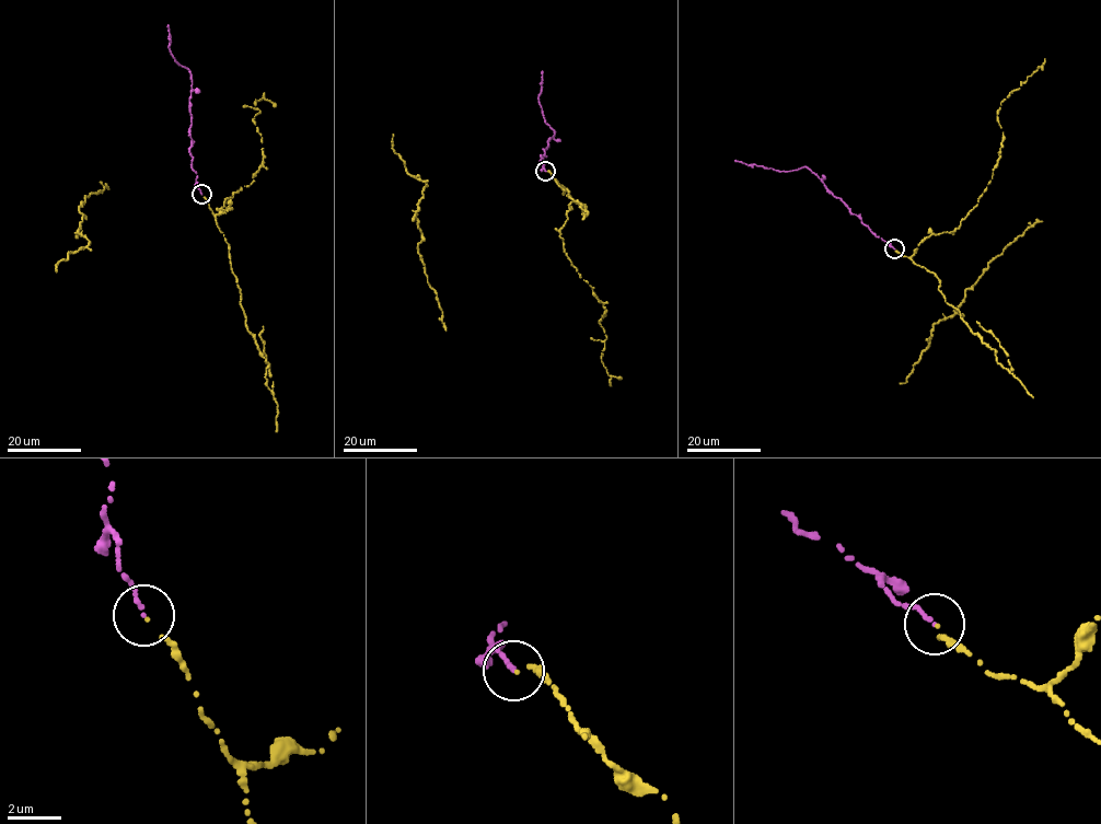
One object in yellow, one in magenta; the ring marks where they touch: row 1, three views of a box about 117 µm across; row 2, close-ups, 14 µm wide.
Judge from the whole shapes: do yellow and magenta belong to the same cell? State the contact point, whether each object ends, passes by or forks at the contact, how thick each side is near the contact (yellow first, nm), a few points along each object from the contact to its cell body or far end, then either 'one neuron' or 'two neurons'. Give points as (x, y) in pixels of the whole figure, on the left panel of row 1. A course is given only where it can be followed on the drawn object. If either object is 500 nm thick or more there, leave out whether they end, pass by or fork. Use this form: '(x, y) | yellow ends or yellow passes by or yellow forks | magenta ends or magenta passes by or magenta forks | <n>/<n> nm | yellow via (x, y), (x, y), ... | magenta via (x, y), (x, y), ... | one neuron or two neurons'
(201, 194) | yellow ends | magenta ends | 100/150 nm | yellow via (201, 194), (213, 213), (232, 209), (221, 208), (224, 198), (251, 184), (263, 164), (255, 100), (276, 106) | magenta via (201, 194), (189, 152), (192, 84), (189, 70), (178, 65), (170, 51), (167, 25) | one neuron

